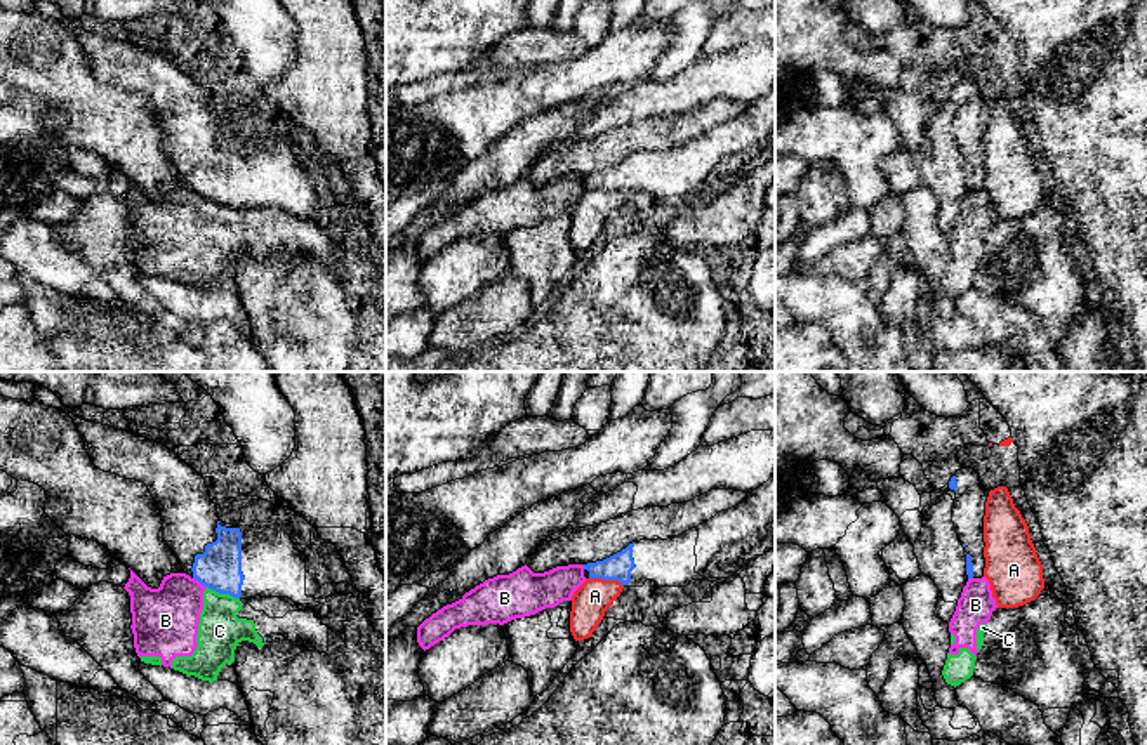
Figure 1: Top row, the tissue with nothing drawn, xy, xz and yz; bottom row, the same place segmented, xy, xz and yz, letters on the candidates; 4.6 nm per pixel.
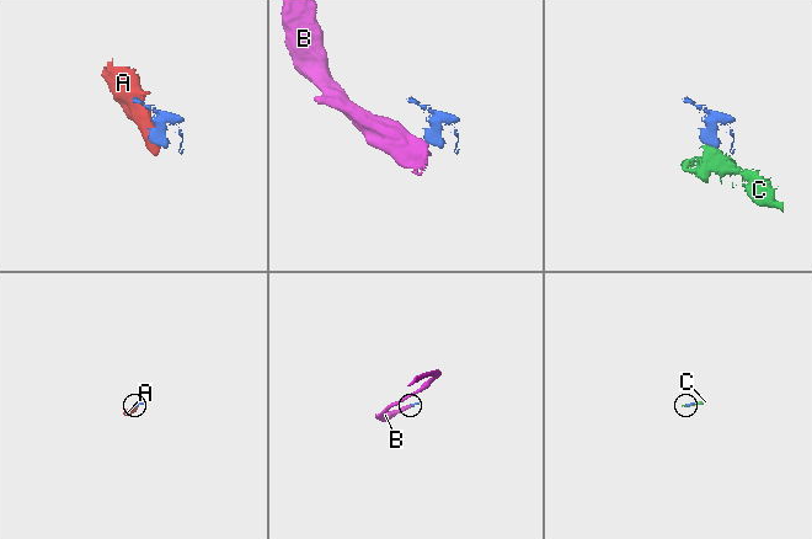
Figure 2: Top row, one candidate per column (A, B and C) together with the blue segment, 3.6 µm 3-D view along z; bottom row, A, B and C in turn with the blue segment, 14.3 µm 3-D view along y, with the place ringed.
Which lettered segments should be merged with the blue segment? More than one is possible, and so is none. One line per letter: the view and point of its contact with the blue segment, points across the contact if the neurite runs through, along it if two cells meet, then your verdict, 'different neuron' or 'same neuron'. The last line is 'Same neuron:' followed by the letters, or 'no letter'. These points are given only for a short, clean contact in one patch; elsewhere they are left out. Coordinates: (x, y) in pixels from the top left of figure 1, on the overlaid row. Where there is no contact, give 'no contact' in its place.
A: meets blue in xz at (607, 579); border along xz (590, 577), (616, 580), (623, 586); different neuron
B: meets blue in xy at (200, 582); border along xy (193, 577), (205, 587); different neuron
C: meets blue in xy at (223, 593); border along xy (207, 586), (238, 599); different neuron
Same neuron: no letter

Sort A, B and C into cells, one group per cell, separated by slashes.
A / B C

